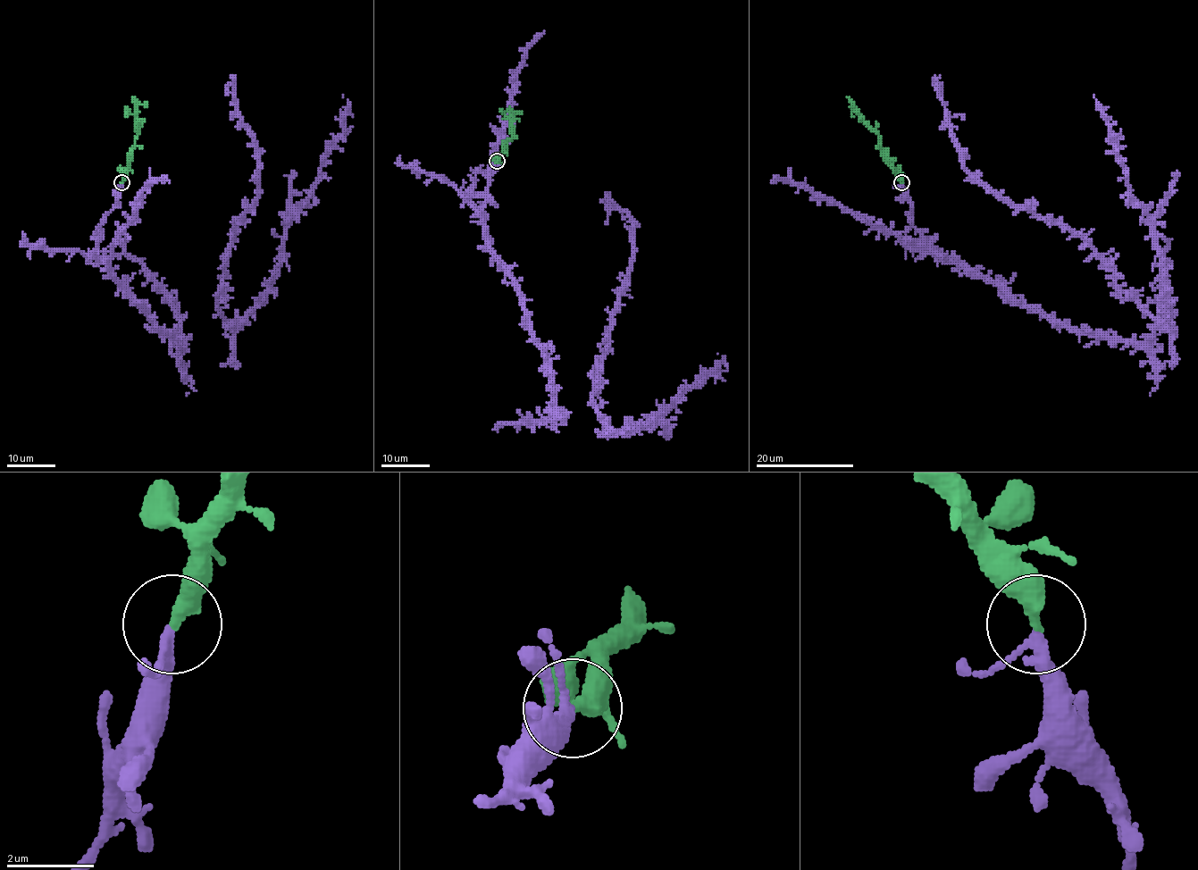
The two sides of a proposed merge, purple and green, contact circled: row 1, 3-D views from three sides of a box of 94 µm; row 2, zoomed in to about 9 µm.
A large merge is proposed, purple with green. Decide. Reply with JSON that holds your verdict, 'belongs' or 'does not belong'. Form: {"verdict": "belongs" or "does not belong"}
{"verdict": "belongs"}

